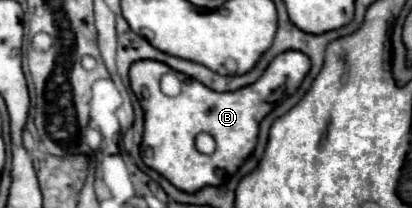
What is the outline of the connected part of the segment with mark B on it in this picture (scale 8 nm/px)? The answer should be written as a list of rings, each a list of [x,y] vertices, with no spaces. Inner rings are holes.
[[[286,50],[278,54],[264,74],[250,86],[234,92],[214,92],[194,78],[174,72],[170,66],[158,60],[138,60],[130,66],[130,84],[144,108],[144,140],[142,160],[152,170],[160,172],[176,188],[184,192],[198,192],[204,186],[220,186],[220,172],[232,174],[252,154],[258,136],[260,120],[274,108],[272,96],[284,88],[286,80],[304,80],[310,70],[310,60],[298,50]],[[166,72],[174,72],[182,80],[178,96],[170,98],[160,90],[160,78]],[[200,132],[208,132],[216,140],[212,154],[200,154],[194,140]]]

